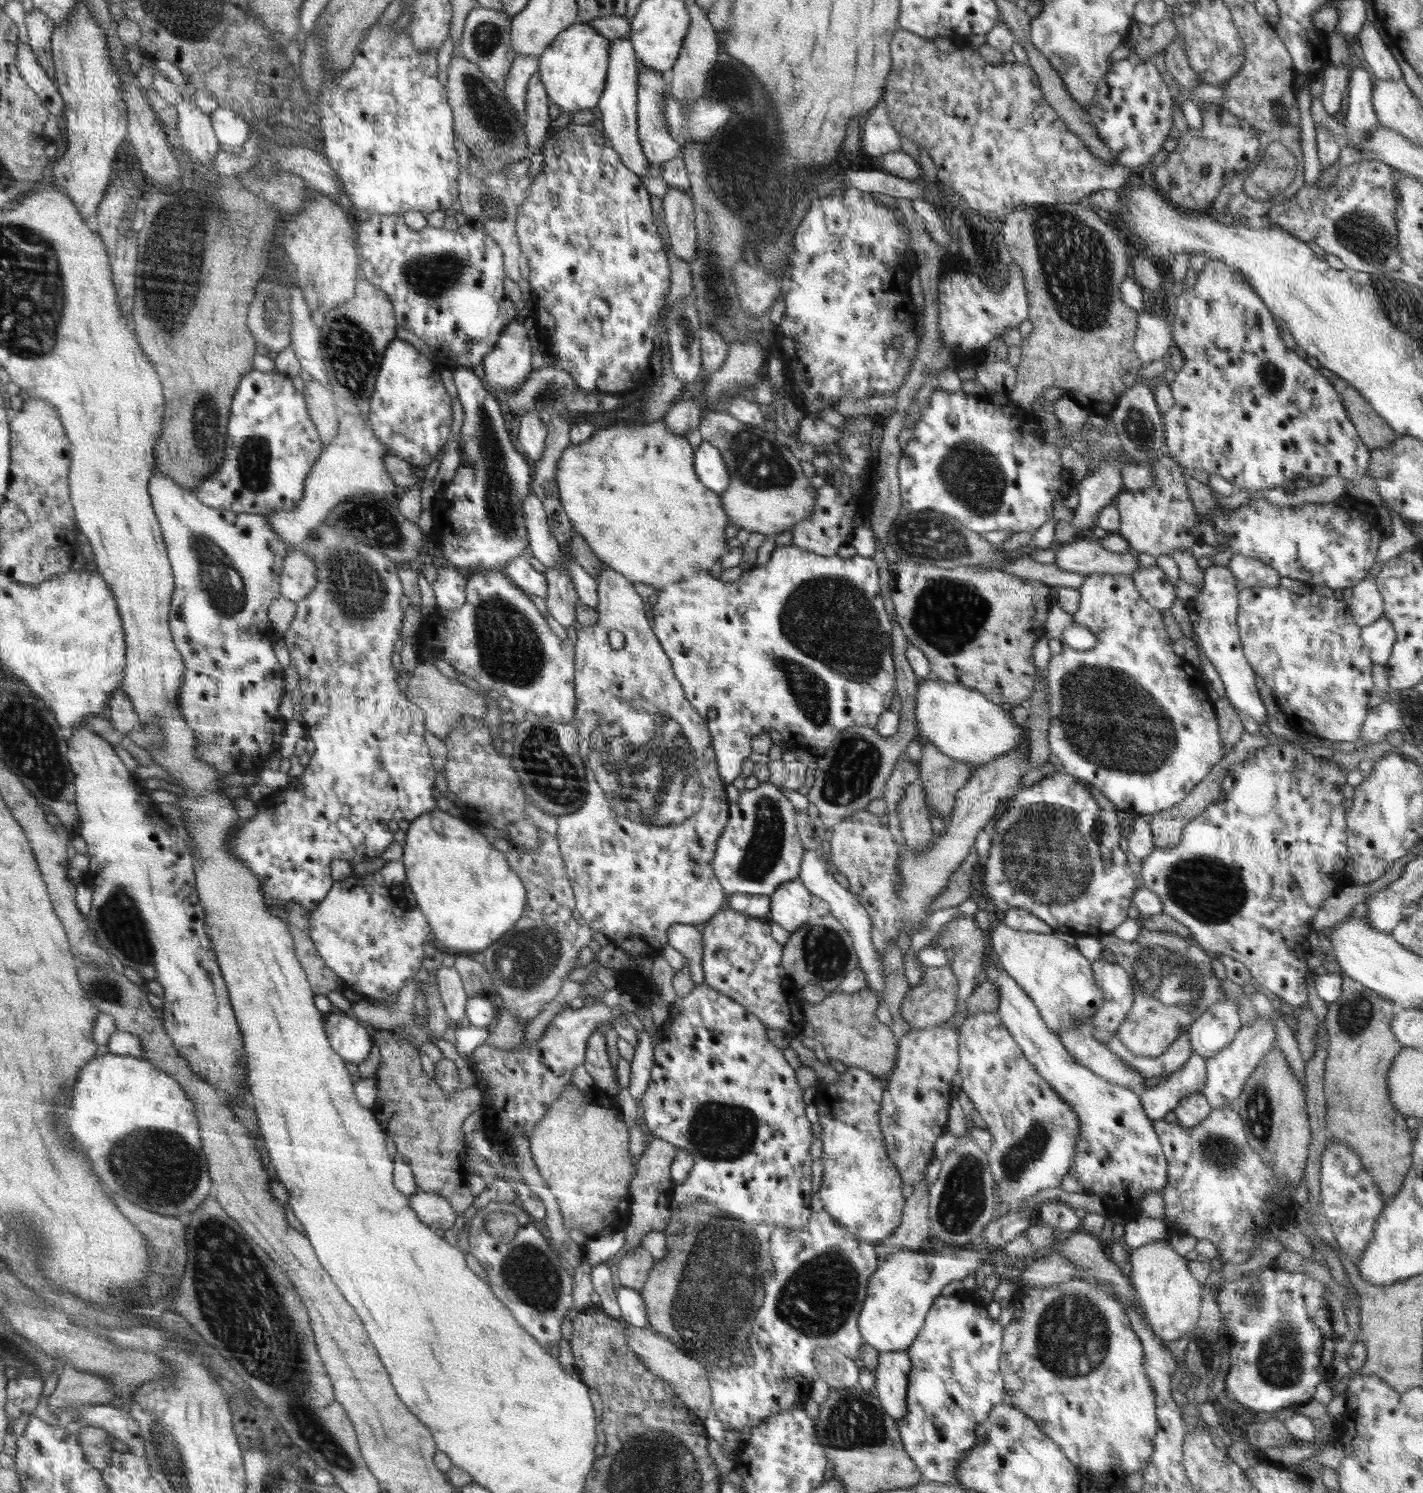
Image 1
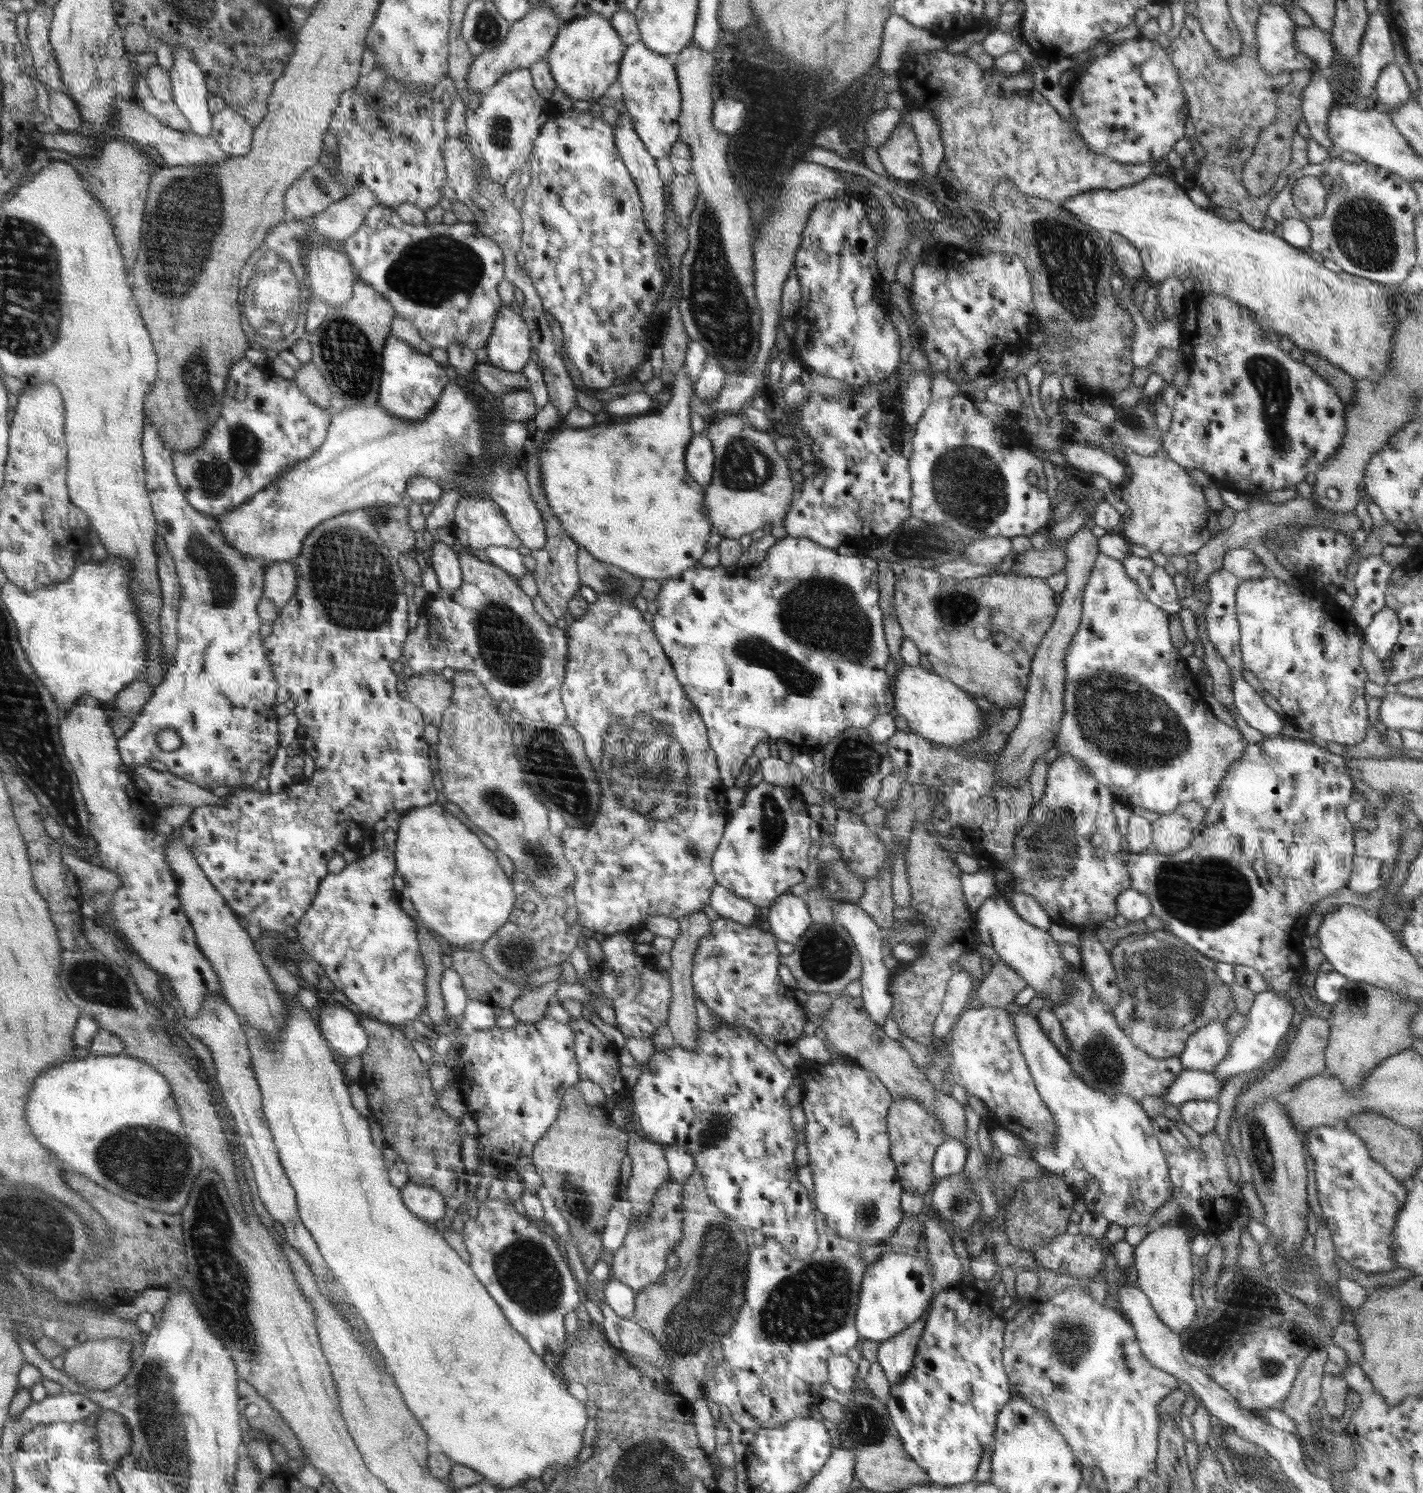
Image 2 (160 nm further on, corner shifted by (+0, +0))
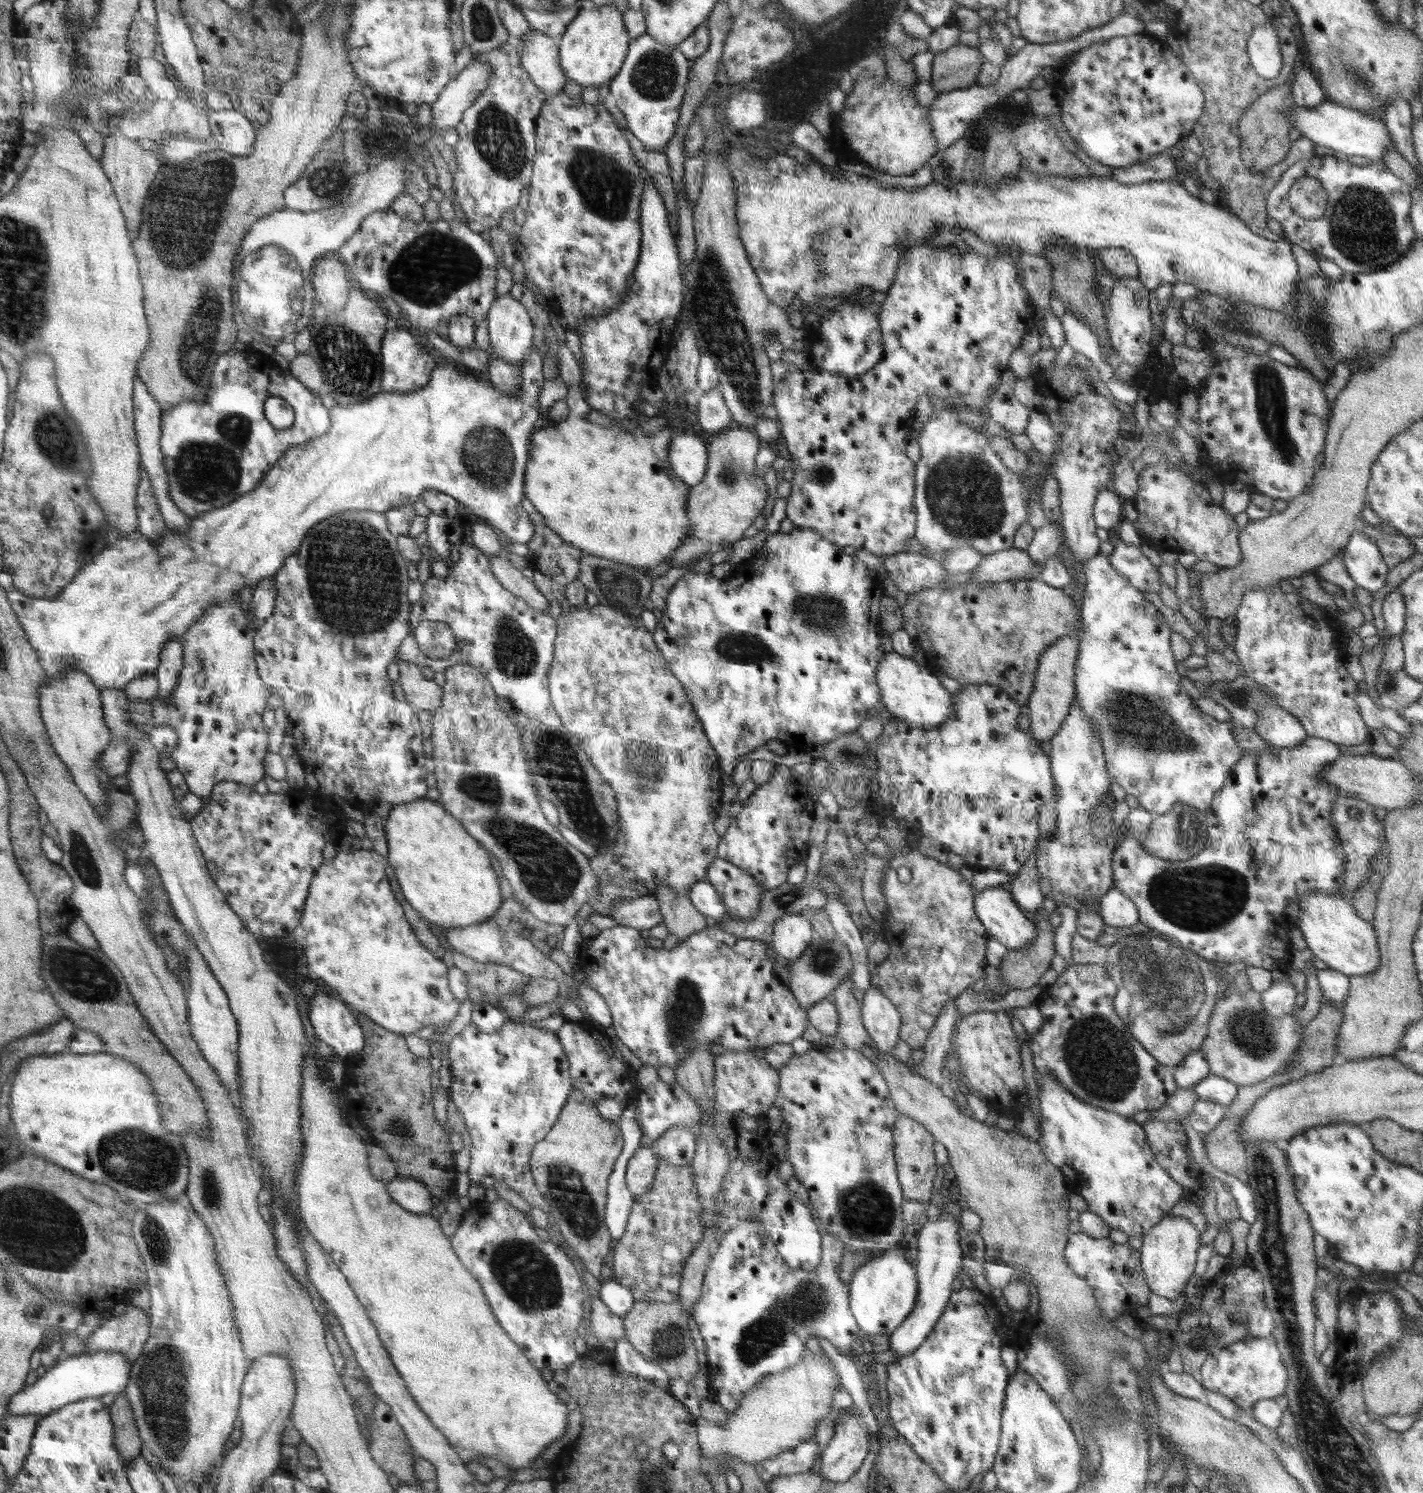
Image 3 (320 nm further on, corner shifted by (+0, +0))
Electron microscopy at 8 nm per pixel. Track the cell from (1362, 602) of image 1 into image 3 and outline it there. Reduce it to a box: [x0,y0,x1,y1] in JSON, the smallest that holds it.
[1343,530,1389,594]

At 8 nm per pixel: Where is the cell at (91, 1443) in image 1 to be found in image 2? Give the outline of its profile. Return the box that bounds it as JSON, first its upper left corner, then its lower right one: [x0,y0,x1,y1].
[95,1409,135,1468]

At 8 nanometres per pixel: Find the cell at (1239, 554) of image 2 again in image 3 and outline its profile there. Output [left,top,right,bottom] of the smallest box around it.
[1132,461,1242,568]

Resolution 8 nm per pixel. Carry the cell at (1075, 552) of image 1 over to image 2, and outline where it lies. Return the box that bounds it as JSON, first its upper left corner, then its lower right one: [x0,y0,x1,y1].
[1011,545,1066,579]

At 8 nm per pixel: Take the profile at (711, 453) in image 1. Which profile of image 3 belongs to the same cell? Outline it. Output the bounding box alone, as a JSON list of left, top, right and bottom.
[668,430,710,487]

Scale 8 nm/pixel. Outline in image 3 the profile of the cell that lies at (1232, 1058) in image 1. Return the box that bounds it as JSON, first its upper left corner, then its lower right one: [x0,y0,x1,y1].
[1260,974,1297,1020]

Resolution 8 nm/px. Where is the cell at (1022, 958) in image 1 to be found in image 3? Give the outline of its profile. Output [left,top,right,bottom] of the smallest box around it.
[973,886,1036,951]

